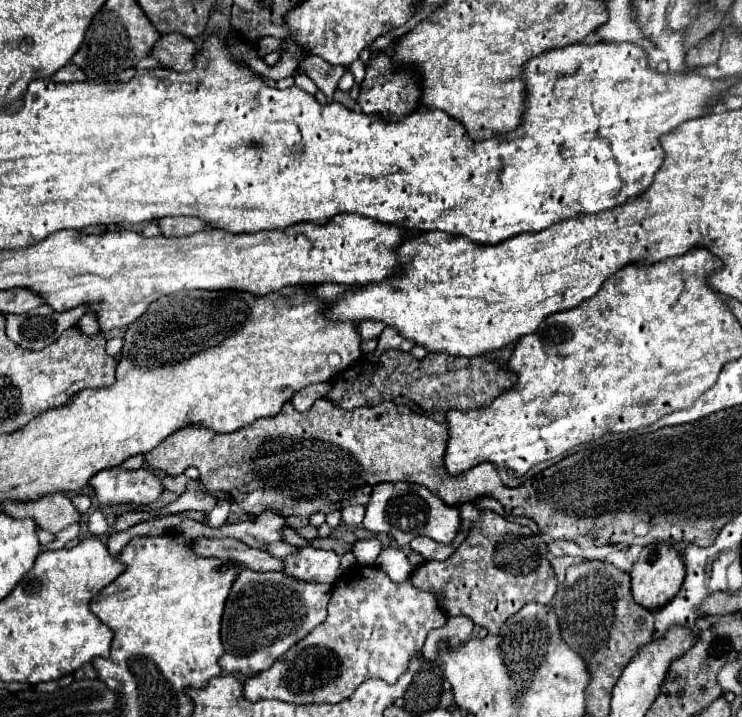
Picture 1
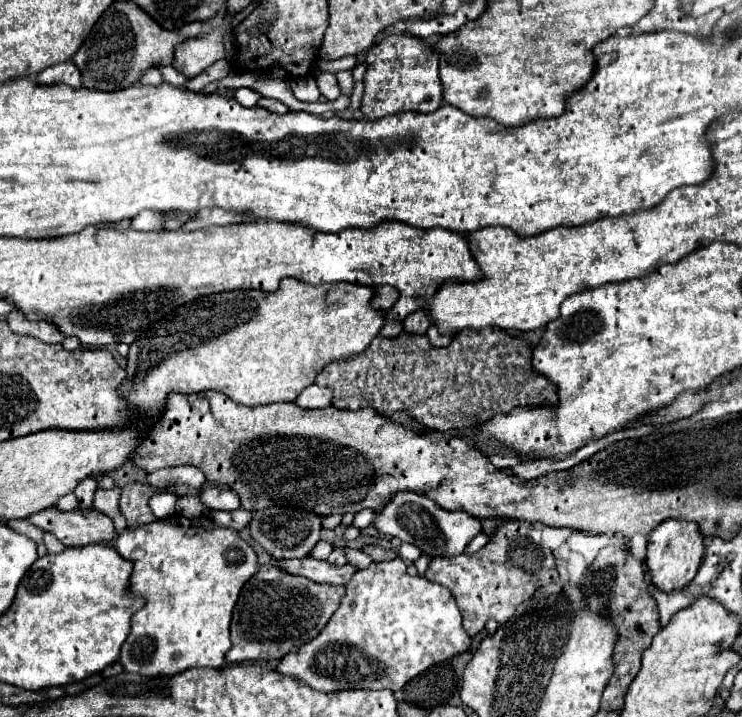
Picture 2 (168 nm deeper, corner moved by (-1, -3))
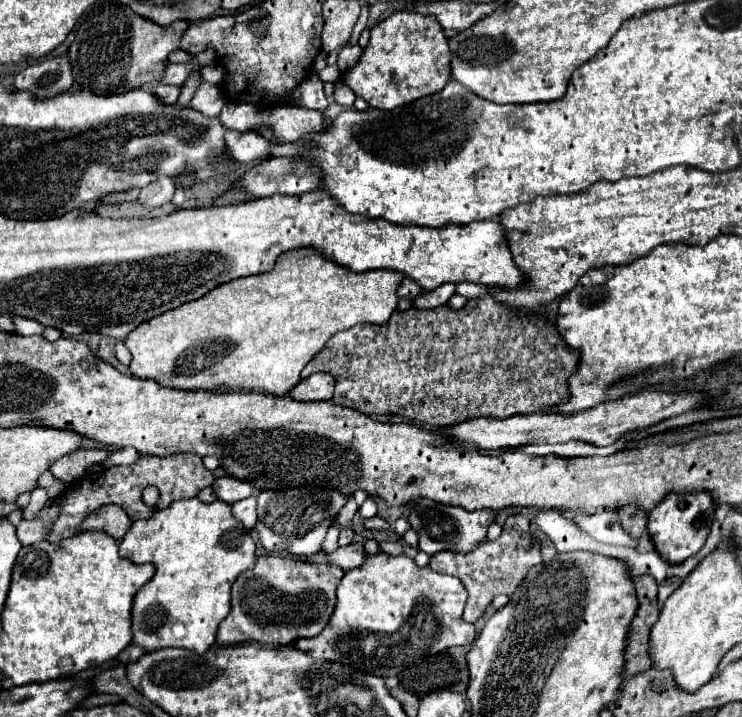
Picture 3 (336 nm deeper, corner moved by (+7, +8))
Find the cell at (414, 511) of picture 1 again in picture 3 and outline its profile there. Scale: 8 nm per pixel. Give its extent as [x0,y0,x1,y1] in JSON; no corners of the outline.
[407,500,497,554]

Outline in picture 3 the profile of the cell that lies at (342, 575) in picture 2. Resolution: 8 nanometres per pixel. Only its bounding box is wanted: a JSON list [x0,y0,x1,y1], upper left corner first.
[325,542,367,570]

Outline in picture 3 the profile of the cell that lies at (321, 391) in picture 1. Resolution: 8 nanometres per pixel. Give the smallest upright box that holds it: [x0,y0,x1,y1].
[289,372,335,402]

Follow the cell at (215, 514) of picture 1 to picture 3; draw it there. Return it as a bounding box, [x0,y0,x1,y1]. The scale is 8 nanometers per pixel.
[233,496,257,530]

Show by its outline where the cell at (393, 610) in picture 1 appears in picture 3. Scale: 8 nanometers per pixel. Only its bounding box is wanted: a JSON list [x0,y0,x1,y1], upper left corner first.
[297,554,475,676]

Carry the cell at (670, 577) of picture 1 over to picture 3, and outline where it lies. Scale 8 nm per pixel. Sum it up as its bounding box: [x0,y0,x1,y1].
[649,490,715,564]

